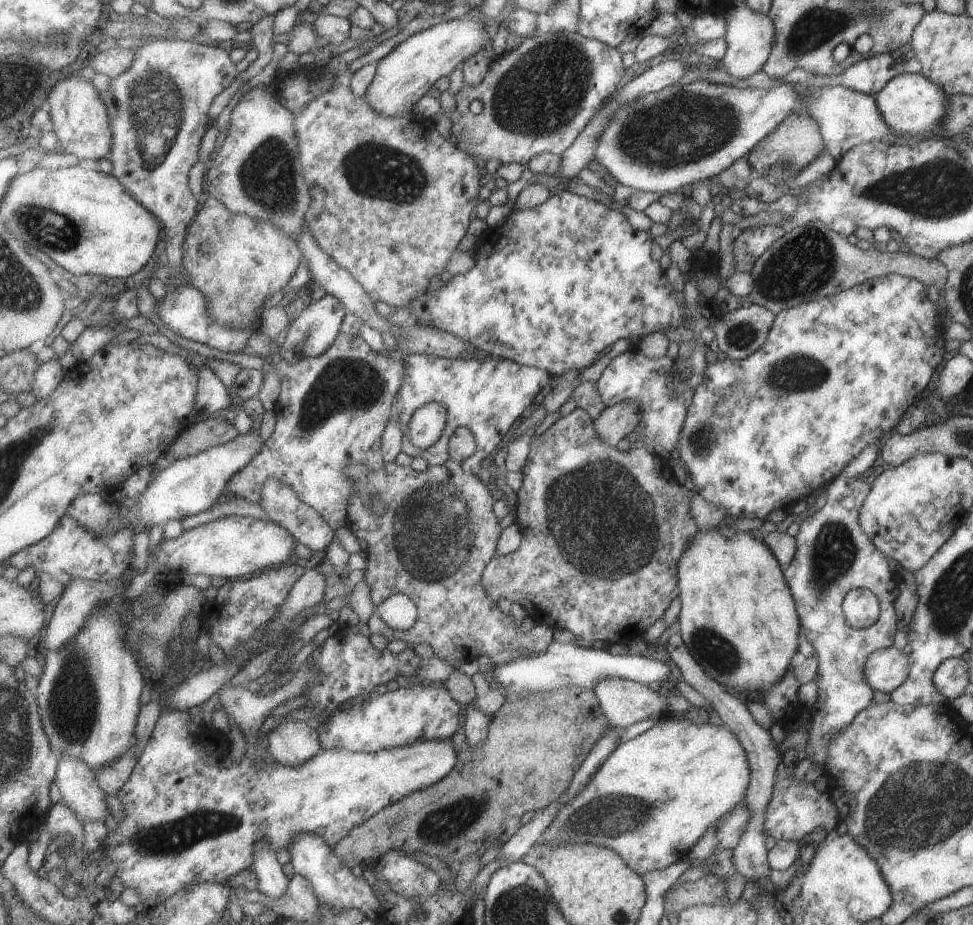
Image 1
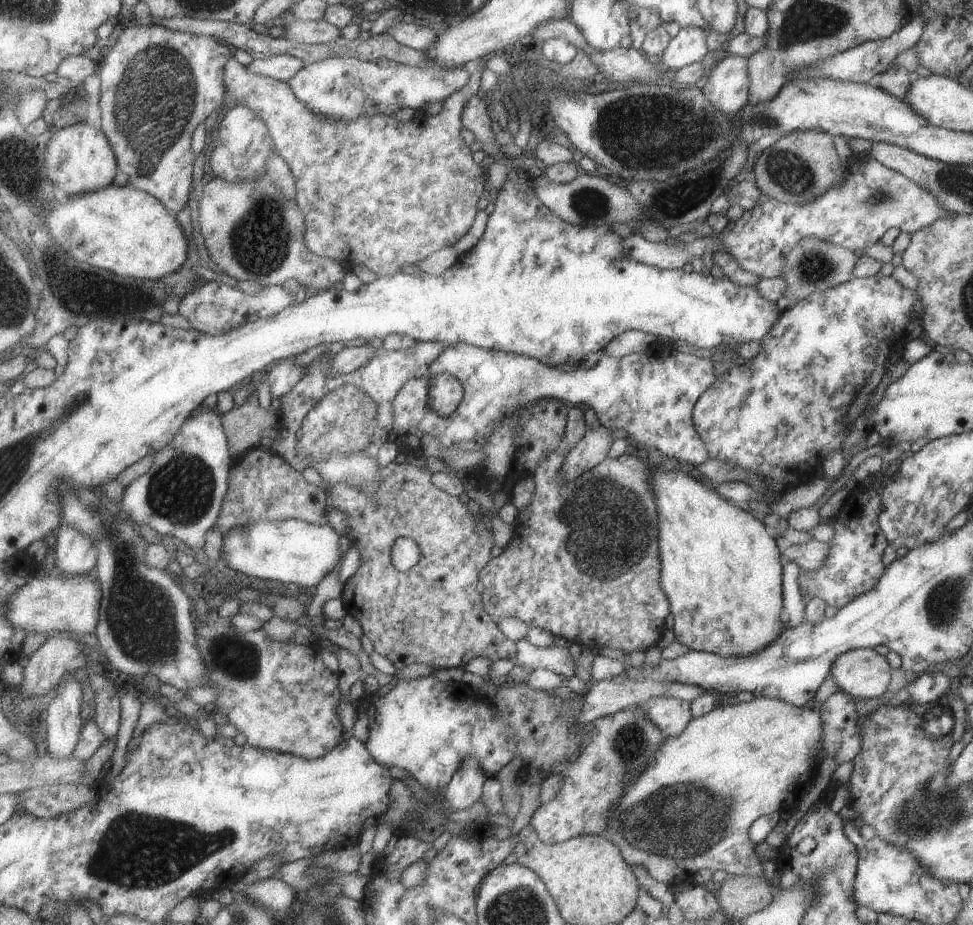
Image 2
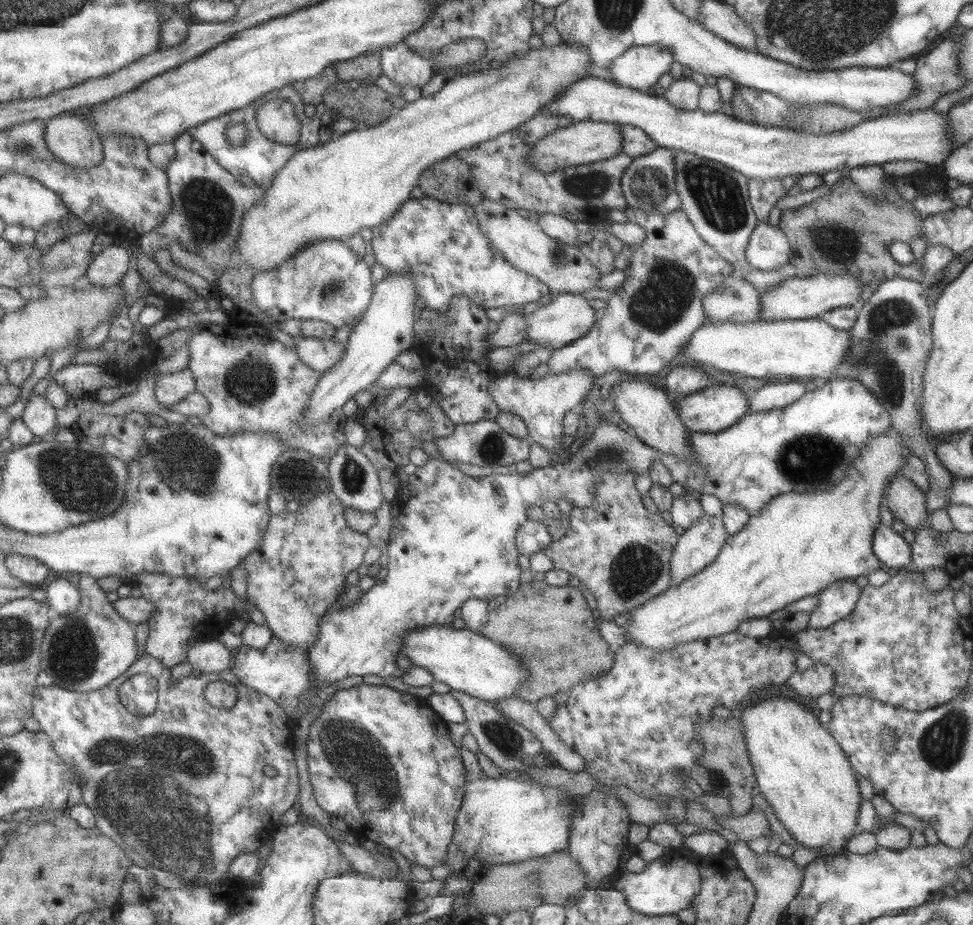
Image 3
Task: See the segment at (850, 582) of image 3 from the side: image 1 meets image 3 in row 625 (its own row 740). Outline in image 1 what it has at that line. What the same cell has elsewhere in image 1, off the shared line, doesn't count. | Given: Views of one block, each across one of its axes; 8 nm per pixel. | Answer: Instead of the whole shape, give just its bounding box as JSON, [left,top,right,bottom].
[782,473,899,768]

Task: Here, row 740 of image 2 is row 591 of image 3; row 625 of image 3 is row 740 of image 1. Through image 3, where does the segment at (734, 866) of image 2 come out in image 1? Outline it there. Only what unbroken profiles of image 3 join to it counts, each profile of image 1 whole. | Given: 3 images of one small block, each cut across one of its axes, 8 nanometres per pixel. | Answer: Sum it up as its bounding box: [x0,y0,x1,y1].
[539,716,749,877]

